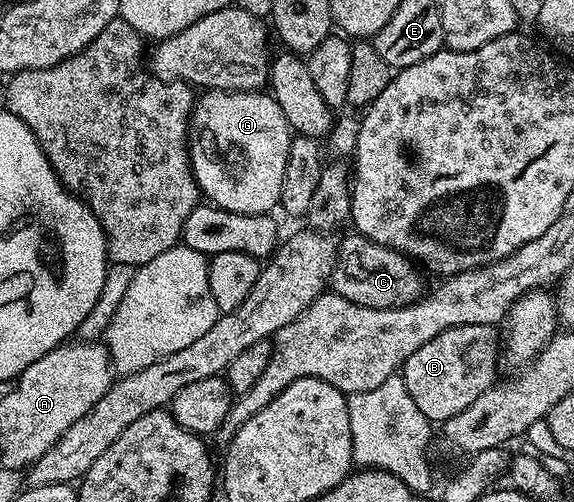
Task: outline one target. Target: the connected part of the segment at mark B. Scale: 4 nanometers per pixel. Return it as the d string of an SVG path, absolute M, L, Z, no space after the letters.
M464 324L440 332L428 344L416 348L412 356L402 363L400 376L416 400L416 408L424 412L431 424L447 422L452 416L464 412L476 396L495 385L500 358L500 334L493 326Z

